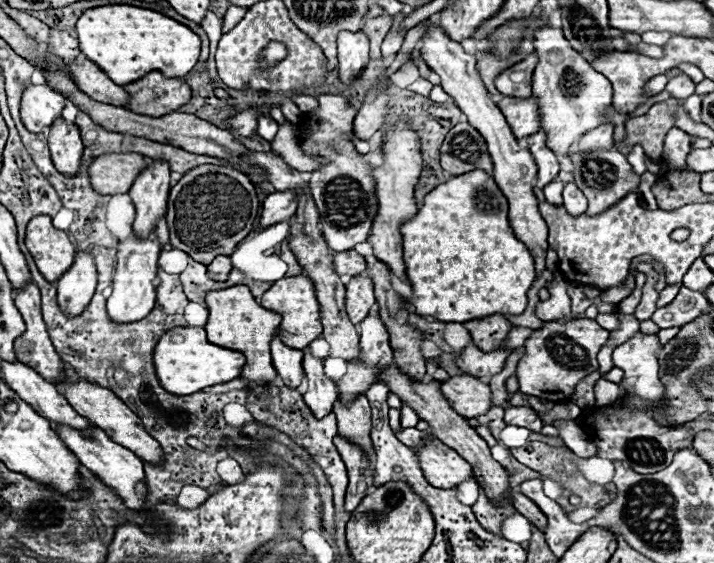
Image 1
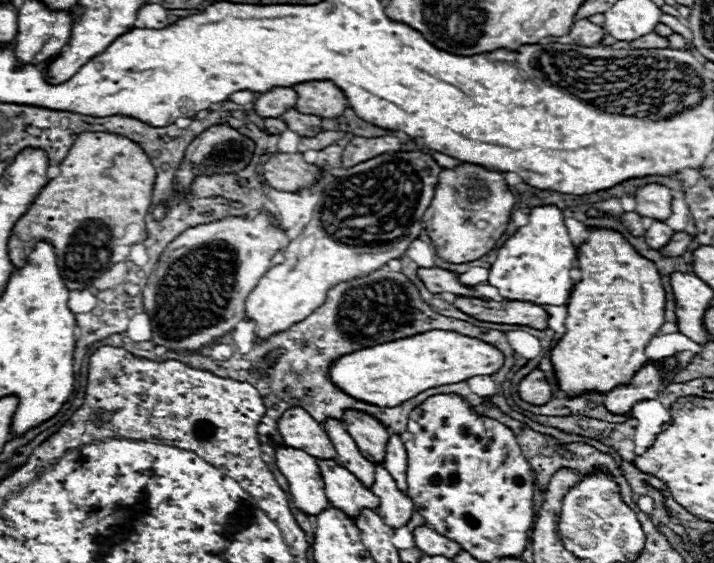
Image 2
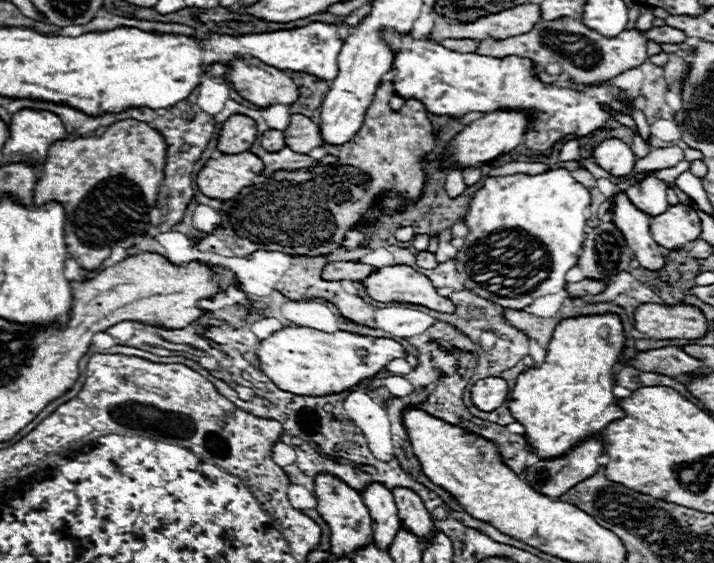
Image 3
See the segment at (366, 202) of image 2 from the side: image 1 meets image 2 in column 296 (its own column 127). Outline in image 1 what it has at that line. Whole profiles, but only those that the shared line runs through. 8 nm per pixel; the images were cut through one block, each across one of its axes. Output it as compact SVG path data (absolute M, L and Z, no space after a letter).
M156 230L150 232L148 238L138 238L134 234L130 234L126 240L122 240L118 244L118 266L116 266L116 274L114 274L114 292L108 298L108 316L114 322L138 322L142 320L146 314L150 314L150 310L154 308L156 302L156 286L152 284L158 272L158 256L160 256L160 242L156 236Z

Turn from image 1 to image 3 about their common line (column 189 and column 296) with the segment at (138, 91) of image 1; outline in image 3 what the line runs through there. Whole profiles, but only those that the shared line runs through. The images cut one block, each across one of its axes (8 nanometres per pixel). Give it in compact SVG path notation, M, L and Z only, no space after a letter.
M256 58L234 60L226 70L236 92L252 104L266 108L272 104L290 106L300 98L300 90L294 80L282 74L274 66L266 66Z

